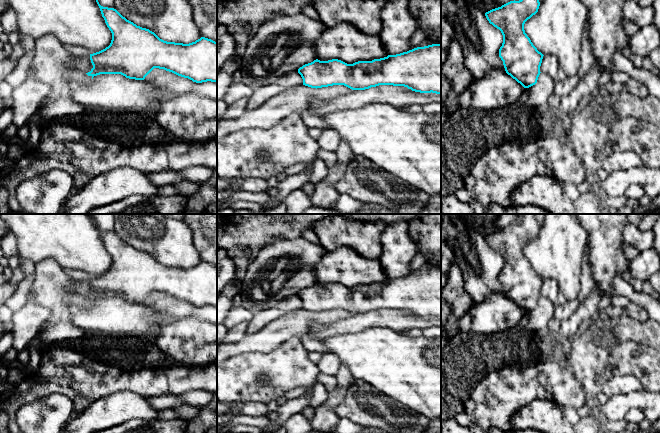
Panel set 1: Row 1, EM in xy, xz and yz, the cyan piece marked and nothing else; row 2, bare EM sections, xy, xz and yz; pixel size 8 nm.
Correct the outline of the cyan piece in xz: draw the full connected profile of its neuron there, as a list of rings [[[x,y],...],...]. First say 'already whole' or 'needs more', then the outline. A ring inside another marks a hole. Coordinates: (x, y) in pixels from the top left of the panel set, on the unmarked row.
needs more | [[[426,262],[407,276],[353,288],[338,283],[316,283],[300,291],[298,297],[303,309],[316,313],[344,309],[352,314],[365,314],[393,309],[441,318],[441,266]]]

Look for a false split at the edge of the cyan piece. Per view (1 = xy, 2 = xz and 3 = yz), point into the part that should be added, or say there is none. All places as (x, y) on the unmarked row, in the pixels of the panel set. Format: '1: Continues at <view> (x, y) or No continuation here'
1: No continuation here
2: Continues at xz (426, 266)
3: No continuation here

